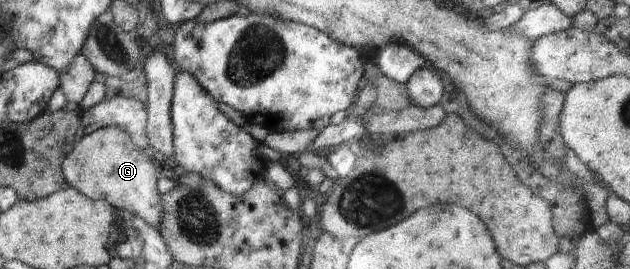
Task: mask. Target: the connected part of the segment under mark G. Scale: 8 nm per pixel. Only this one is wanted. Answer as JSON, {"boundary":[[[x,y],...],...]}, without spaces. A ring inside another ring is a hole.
{"boundary":[[[105,126],[87,135],[80,135],[74,148],[66,155],[62,163],[62,174],[67,185],[73,186],[85,197],[97,200],[107,200],[114,209],[125,209],[131,215],[141,216],[149,225],[159,229],[162,210],[161,195],[157,192],[157,173],[151,162],[150,152],[138,148],[132,137],[119,126]]]}

